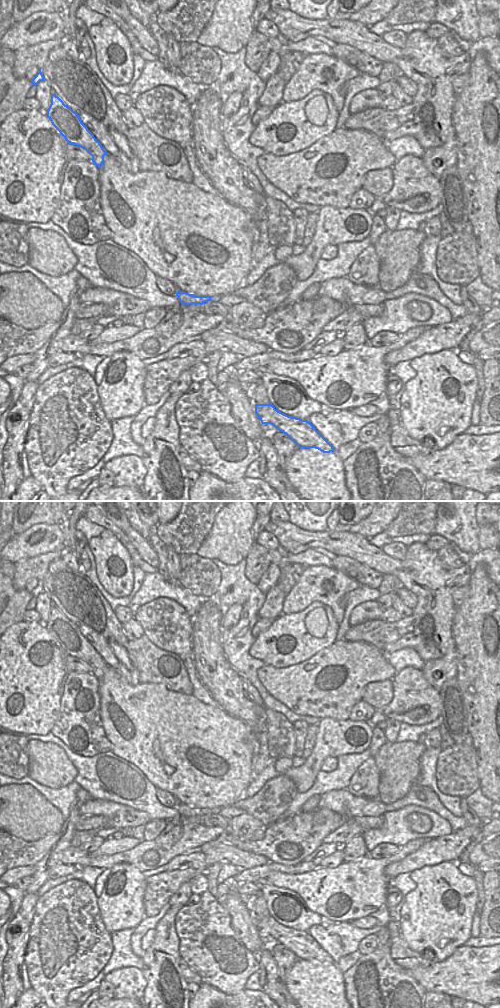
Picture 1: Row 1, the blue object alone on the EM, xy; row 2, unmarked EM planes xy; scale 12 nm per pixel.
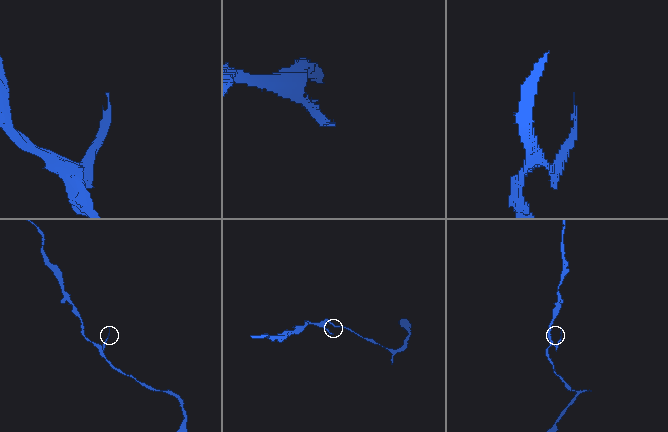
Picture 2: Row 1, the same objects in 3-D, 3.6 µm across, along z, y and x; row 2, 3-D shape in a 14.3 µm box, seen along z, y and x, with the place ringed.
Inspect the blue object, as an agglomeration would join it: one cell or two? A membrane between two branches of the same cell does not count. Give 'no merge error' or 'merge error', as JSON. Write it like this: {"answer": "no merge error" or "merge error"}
{"answer": "merge error"}

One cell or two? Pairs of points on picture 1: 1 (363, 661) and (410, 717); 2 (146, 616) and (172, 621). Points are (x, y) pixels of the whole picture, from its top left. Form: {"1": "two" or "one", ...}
{"1": "one", "2": "one"}

